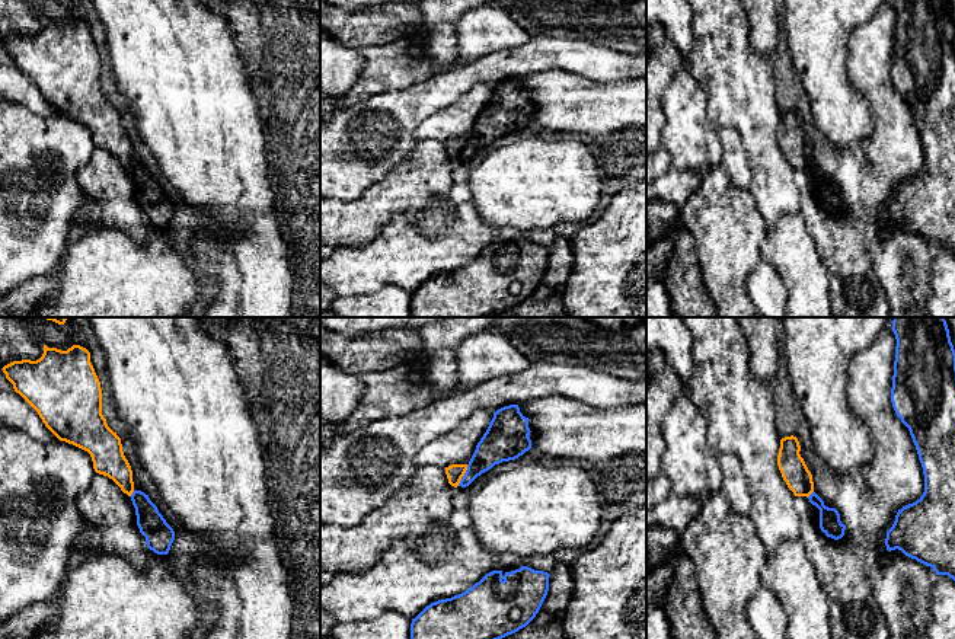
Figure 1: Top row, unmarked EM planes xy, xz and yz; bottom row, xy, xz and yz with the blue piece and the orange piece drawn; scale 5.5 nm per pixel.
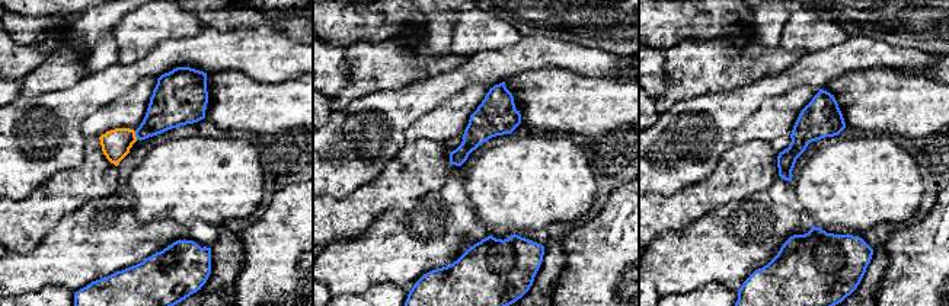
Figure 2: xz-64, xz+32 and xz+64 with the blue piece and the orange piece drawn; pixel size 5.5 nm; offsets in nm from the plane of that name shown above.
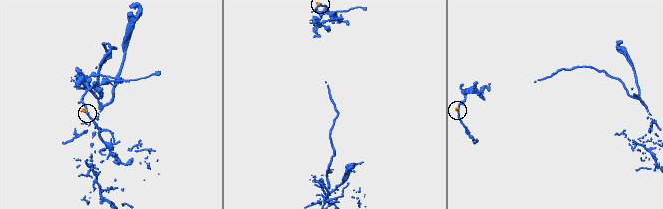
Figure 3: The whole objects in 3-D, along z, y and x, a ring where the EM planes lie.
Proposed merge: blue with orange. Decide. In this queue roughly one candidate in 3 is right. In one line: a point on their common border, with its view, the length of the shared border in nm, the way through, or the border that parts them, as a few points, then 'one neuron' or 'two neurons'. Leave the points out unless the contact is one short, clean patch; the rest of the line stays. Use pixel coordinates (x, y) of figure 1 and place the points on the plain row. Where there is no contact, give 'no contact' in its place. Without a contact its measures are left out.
meets blue in xz at (465, 149); contact 130 nm long; two neurons

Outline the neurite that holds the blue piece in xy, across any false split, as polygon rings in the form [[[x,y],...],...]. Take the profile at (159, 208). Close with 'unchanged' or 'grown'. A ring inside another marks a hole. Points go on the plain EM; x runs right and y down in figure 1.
[[[134,164],[131,175],[135,182],[137,199],[146,211],[147,221],[157,229],[167,229],[175,214],[173,202],[144,166]]] | unchanged

